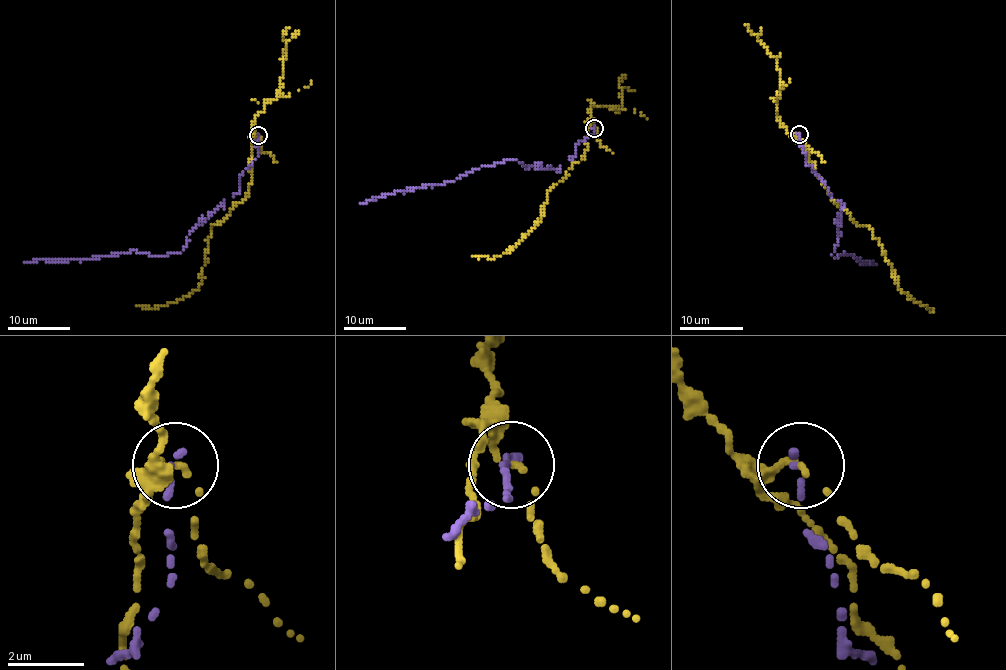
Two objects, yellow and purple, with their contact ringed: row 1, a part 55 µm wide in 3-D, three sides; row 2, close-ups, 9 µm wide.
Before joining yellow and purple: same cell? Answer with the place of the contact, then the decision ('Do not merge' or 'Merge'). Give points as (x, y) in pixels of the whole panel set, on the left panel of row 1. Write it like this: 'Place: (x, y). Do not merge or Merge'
Place: (258, 135). Do not merge

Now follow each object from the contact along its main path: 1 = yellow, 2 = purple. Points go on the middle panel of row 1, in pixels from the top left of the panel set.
1: (593, 127), (590, 123), (584, 157), (548, 193), (545, 210), (536, 226), (501, 257), (472, 257)
2: (593, 127), (593, 134), (578, 141), (576, 155), (557, 169), (523, 166), (515, 160), (359, 204)

